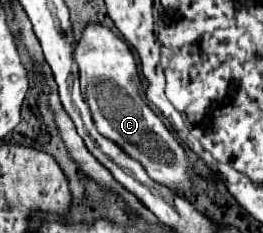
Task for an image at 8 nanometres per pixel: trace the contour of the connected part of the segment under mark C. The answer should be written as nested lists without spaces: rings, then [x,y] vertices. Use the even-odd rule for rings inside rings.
[[[89,22],[85,24],[81,40],[75,44],[73,60],[79,68],[81,94],[89,104],[99,134],[113,140],[125,154],[137,160],[155,182],[175,192],[191,190],[193,184],[187,176],[187,170],[191,168],[189,158],[183,146],[161,122],[161,118],[143,100],[137,64],[129,46],[121,38],[117,38],[107,26],[99,22]],[[155,138],[157,144],[151,144],[155,142]]]

